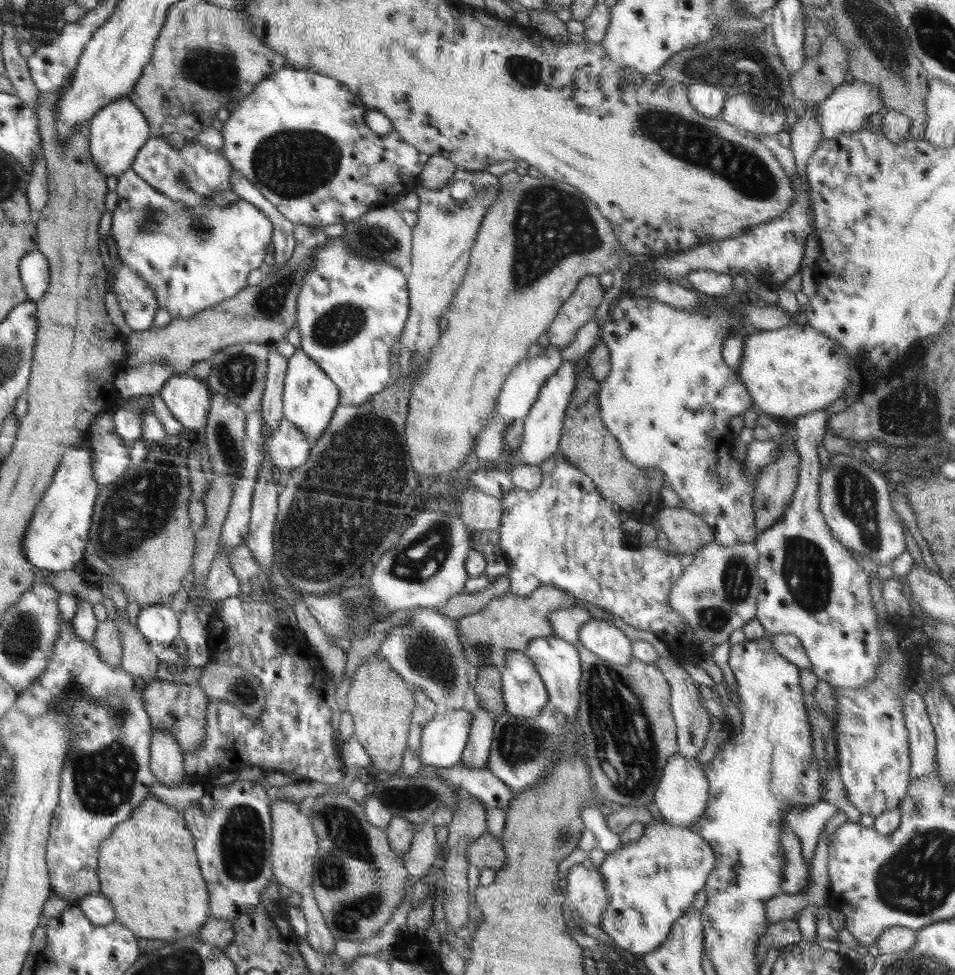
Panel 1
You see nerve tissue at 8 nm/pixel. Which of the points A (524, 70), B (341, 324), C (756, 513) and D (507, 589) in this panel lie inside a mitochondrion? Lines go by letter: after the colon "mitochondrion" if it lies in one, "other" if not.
A: mitochondrion
B: mitochondrion
C: other
D: other

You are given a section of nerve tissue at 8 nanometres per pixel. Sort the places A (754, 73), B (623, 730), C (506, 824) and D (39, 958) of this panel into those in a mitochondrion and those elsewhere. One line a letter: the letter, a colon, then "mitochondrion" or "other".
A: mitochondrion
B: mitochondrion
C: other
D: other

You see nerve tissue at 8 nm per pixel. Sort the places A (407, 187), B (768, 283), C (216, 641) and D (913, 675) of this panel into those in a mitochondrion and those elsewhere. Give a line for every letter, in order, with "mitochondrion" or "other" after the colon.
A: other
B: other
C: other
D: other

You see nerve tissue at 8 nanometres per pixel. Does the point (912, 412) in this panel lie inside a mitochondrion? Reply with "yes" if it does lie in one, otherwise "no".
yes

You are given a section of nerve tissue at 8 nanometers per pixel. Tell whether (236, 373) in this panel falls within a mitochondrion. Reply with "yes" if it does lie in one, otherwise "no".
yes

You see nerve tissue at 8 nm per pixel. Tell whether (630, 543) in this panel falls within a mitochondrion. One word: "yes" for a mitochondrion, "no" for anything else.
no

